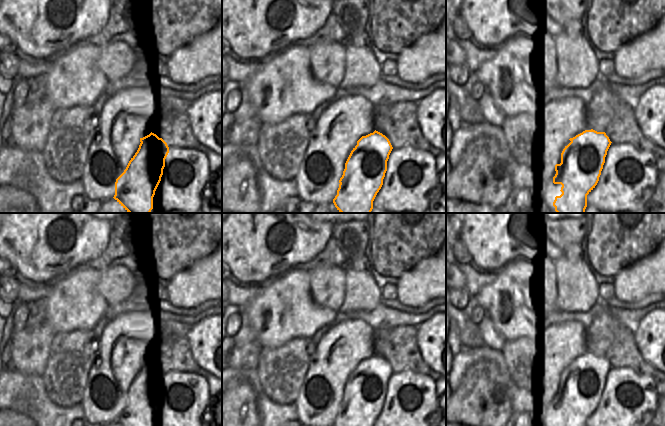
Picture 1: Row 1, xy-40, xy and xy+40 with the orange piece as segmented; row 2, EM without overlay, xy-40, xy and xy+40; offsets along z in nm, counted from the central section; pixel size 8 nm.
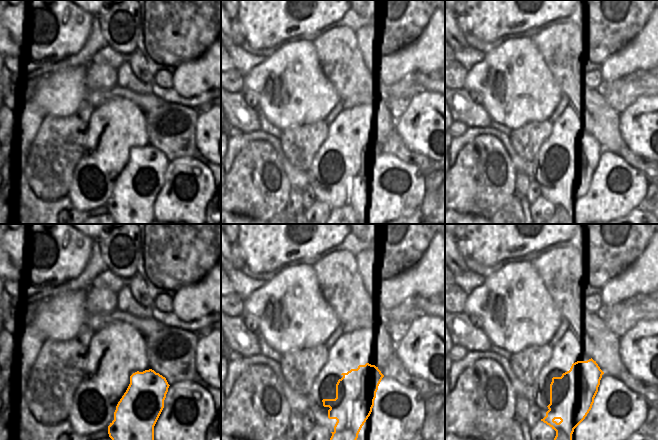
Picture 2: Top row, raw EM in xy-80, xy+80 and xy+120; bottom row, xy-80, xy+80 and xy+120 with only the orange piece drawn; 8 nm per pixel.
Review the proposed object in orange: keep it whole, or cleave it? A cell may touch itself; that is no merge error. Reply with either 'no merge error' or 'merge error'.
no merge error

